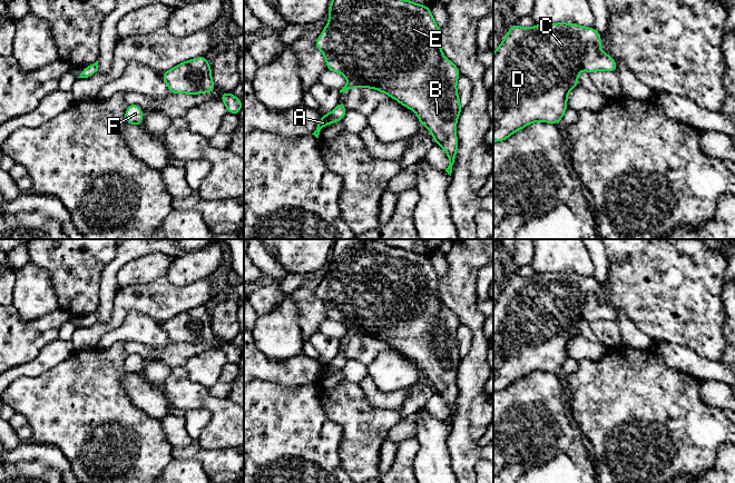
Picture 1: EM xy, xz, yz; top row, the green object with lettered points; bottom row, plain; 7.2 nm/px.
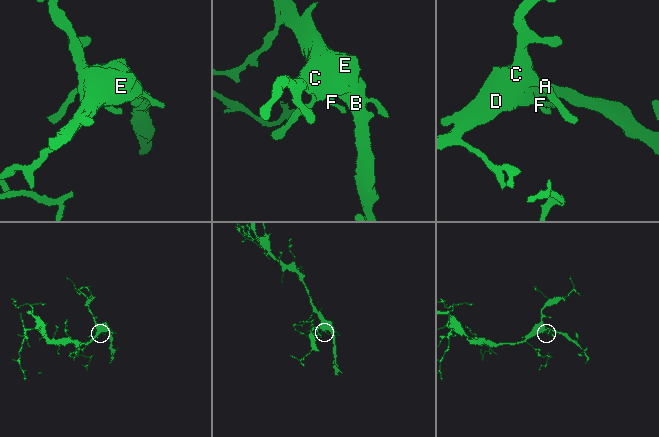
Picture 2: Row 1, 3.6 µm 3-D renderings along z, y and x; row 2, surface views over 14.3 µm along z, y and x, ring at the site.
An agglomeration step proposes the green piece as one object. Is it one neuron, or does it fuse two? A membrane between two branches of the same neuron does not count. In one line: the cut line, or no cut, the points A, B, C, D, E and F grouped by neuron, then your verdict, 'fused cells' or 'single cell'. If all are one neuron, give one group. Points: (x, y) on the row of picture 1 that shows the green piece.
no cut; A B C D E F; single cell

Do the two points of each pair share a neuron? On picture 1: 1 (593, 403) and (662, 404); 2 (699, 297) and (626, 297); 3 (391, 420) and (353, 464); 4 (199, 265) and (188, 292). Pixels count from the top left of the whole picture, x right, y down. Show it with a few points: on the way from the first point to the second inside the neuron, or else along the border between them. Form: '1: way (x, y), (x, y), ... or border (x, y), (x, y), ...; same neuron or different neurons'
1: way (609, 403), (645, 404); same neuron
2: way (682, 297), (664, 296), (660, 299), (644, 299); same neuron
3: way (379, 425), (360, 444), (360, 452); same neuron
4: border (209, 275), (182, 286), (174, 285), (166, 277); different neurons

